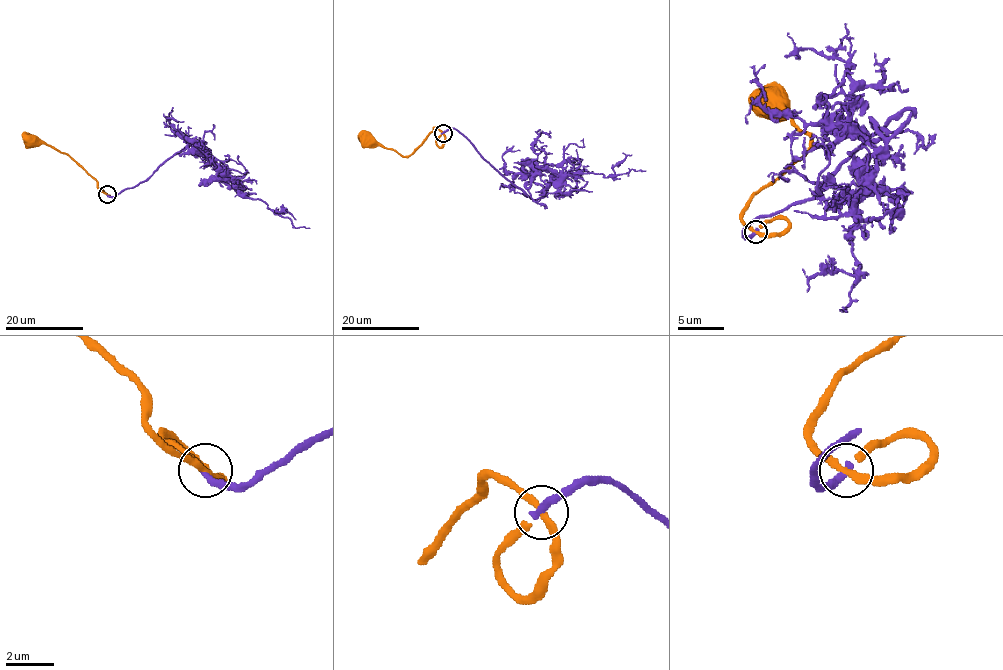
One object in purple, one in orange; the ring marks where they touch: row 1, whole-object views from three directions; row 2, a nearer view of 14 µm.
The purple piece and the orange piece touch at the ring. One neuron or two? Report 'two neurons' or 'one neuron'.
one neuron

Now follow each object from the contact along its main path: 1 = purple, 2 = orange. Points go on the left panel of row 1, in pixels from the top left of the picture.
1: (106, 194), (145, 181), (172, 156), (196, 143), (247, 197), (261, 199), (295, 227), (309, 227)
2: (107, 194), (68, 155), (44, 143), (31, 141)

